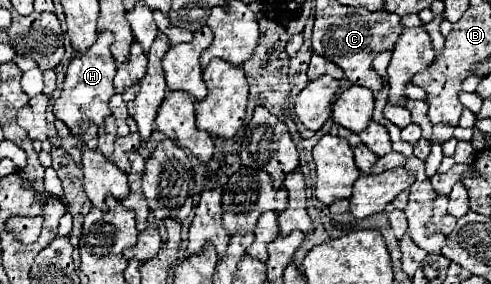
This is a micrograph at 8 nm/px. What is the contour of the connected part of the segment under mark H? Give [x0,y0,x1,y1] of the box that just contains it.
[53,32,115,134]

